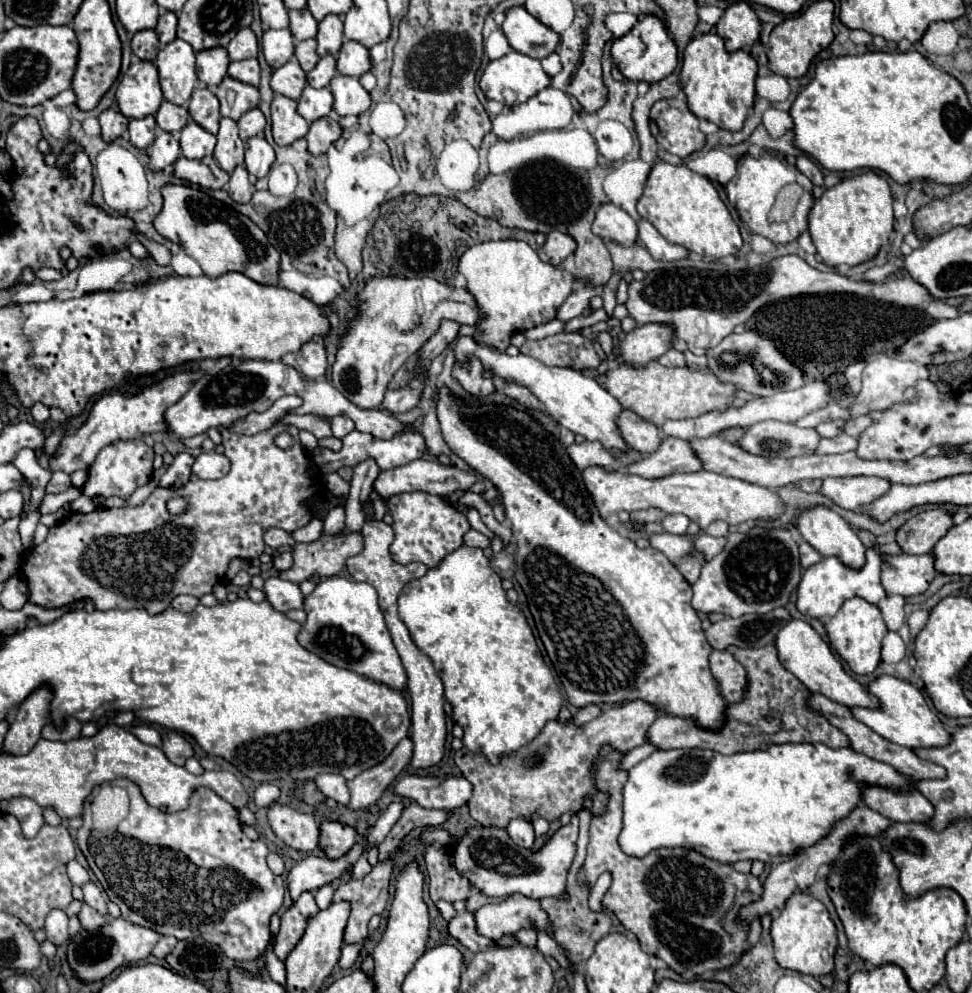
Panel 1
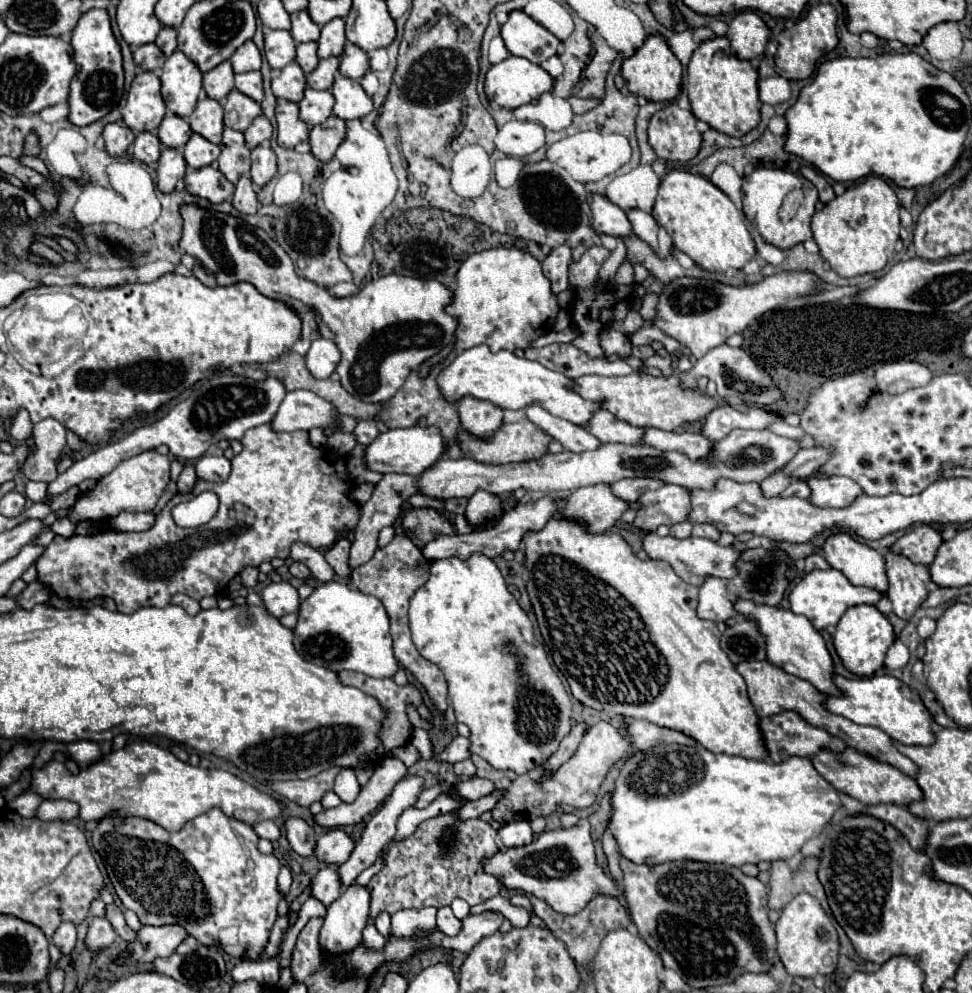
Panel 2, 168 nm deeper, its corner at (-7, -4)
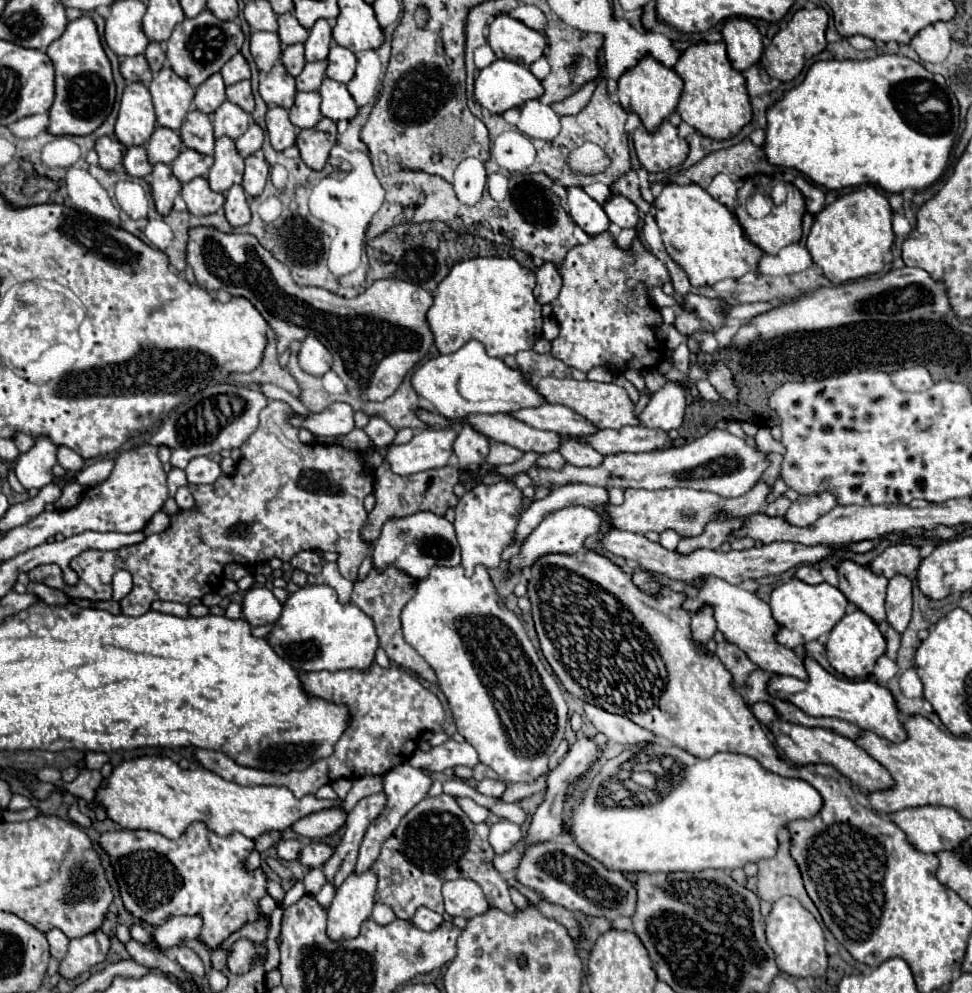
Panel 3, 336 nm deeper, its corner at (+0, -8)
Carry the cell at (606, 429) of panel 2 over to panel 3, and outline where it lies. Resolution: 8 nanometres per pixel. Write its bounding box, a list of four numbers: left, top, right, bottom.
[511,404,597,436]

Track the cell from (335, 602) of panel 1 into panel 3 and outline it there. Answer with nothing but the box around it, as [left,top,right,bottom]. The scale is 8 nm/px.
[265,584,379,670]

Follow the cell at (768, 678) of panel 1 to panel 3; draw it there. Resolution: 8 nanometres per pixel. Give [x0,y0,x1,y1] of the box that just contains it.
[583,704,653,744]

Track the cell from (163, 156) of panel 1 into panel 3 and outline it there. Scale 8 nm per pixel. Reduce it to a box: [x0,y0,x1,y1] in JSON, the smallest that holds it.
[149,164,181,216]

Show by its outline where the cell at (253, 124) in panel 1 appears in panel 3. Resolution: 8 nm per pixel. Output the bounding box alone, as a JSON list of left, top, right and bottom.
[235,124,265,158]

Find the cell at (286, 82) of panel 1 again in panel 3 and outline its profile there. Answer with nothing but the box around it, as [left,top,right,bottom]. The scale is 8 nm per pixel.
[259,62,297,108]

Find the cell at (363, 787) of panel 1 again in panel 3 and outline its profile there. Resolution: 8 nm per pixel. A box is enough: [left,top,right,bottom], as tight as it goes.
[291,808,347,838]

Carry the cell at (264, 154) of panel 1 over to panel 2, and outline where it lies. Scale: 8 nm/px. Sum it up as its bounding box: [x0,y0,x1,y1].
[252,146,276,186]

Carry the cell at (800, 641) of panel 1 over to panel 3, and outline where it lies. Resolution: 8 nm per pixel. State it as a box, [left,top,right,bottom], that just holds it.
[683,576,807,680]

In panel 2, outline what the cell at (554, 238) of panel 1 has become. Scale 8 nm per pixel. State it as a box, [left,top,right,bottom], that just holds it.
[542,244,572,294]

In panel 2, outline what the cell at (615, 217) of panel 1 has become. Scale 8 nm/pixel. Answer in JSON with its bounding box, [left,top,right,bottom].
[592,194,632,238]

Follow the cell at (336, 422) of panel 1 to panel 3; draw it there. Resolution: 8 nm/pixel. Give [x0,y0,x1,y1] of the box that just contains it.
[365,416,395,448]

